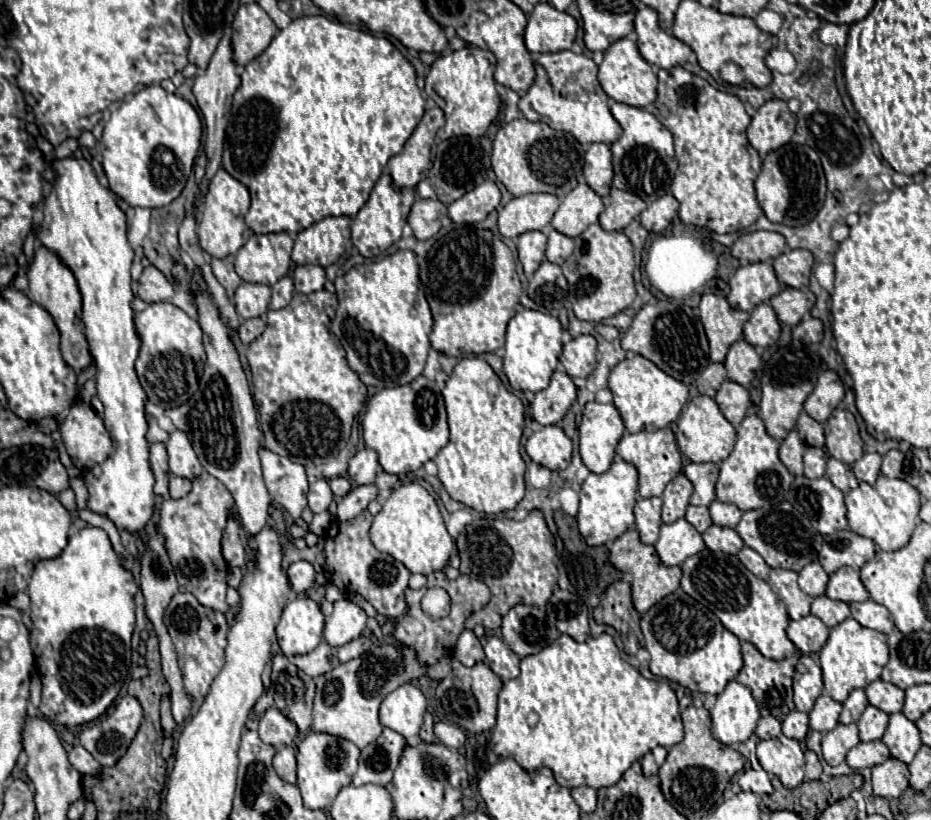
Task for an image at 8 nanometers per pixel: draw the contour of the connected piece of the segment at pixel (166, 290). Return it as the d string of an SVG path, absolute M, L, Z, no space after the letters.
M147 266L139 278L139 288L137 288L137 296L147 302L167 302L171 300L175 294L173 284L155 268L155 266Z

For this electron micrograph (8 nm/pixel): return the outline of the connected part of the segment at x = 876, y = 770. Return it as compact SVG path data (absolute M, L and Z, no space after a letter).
M889 758L883 764L877 764L871 768L871 782L875 796L881 798L897 798L905 792L909 786L909 770L907 764L901 760Z

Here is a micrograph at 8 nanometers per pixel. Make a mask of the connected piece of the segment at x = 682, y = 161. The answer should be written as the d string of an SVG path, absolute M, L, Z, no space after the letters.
M675 66L671 70L659 70L657 100L647 110L651 110L657 116L657 120L673 134L675 140L675 158L679 162L679 168L671 182L671 194L681 204L679 206L681 222L701 226L717 234L739 232L749 228L761 214L753 188L753 182L761 170L761 158L745 138L745 130L751 118L745 112L743 102L733 94L715 90L707 80L687 72L685 68Z

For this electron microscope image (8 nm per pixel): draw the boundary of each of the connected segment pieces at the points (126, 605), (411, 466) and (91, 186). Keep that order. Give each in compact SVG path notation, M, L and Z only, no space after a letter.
M87 526L75 532L65 550L49 560L41 560L29 580L31 598L31 648L35 654L35 664L43 680L43 700L41 714L53 724L79 726L99 718L109 704L117 698L131 664L131 634L135 628L135 604L133 596L137 584L127 572L119 556L115 554L109 536L101 528Z
M425 376L415 378L405 386L383 388L375 392L365 408L363 420L365 446L375 450L379 464L389 474L407 474L433 460L437 452L449 442L447 414L441 390Z
M85 158L55 160L57 180L45 198L45 218L37 232L41 244L51 250L75 276L83 298L83 326L93 356L97 396L105 406L105 428L113 440L109 458L91 468L83 480L89 490L87 510L107 516L117 530L137 534L147 526L155 510L155 478L149 464L147 442L147 396L135 374L141 338L133 324L131 262L133 250L127 242L125 214L115 204L111 190L103 188Z

